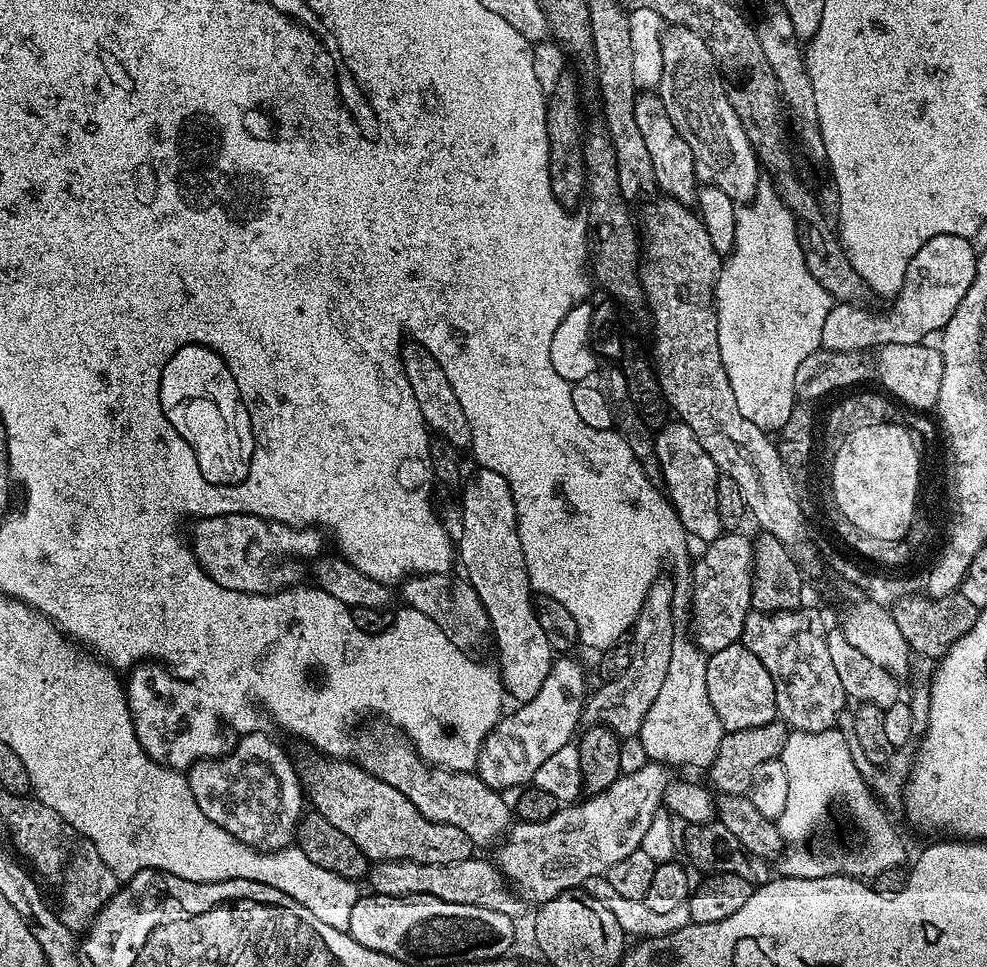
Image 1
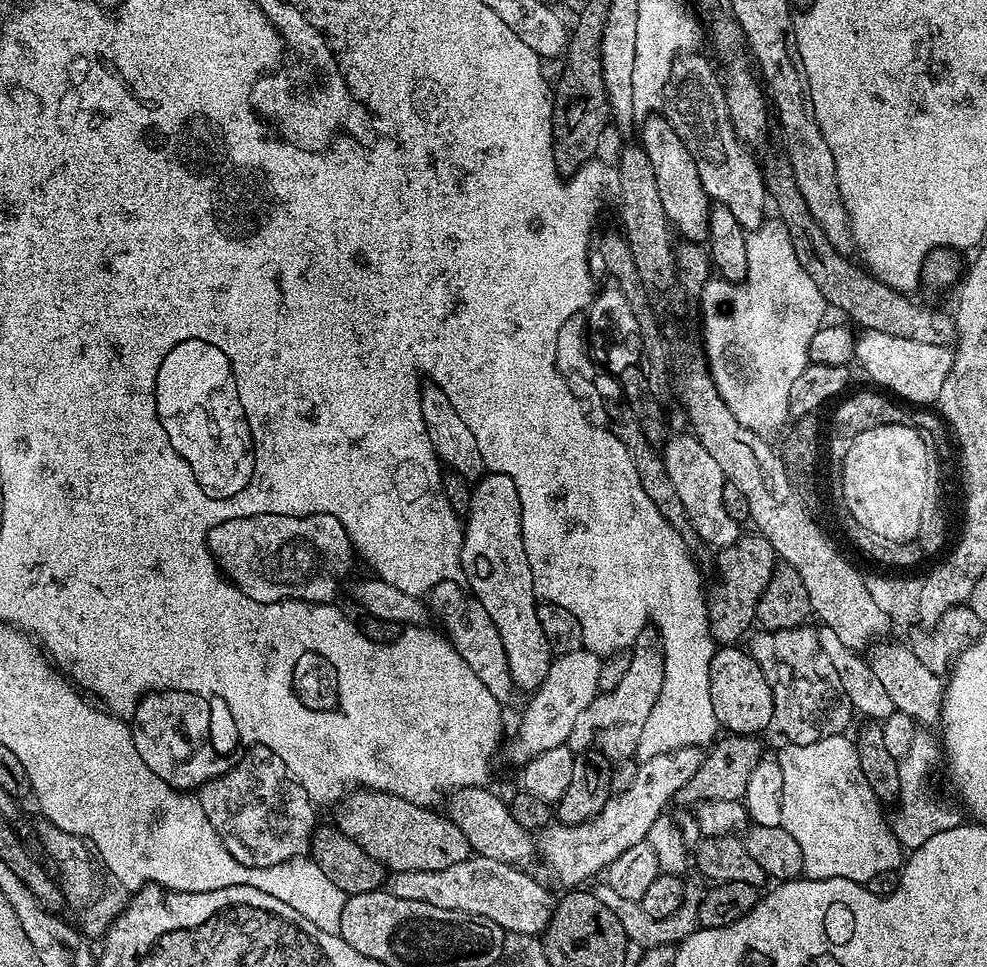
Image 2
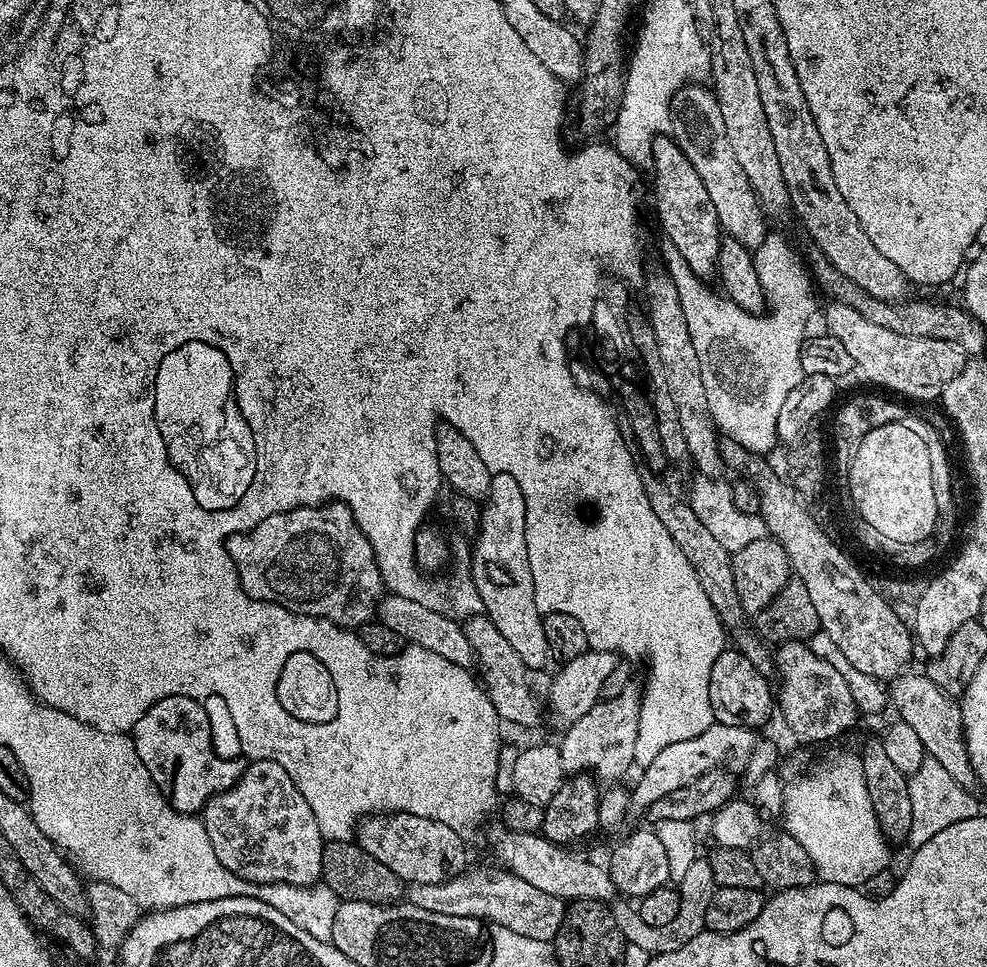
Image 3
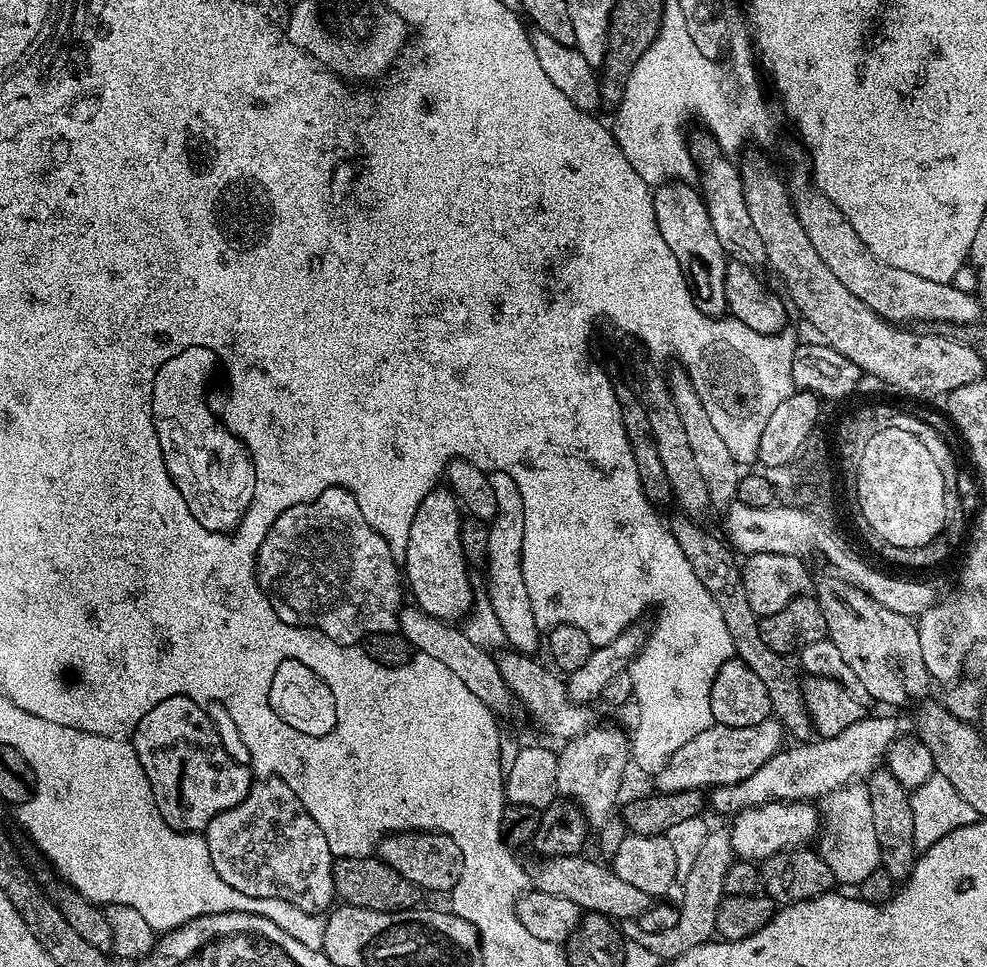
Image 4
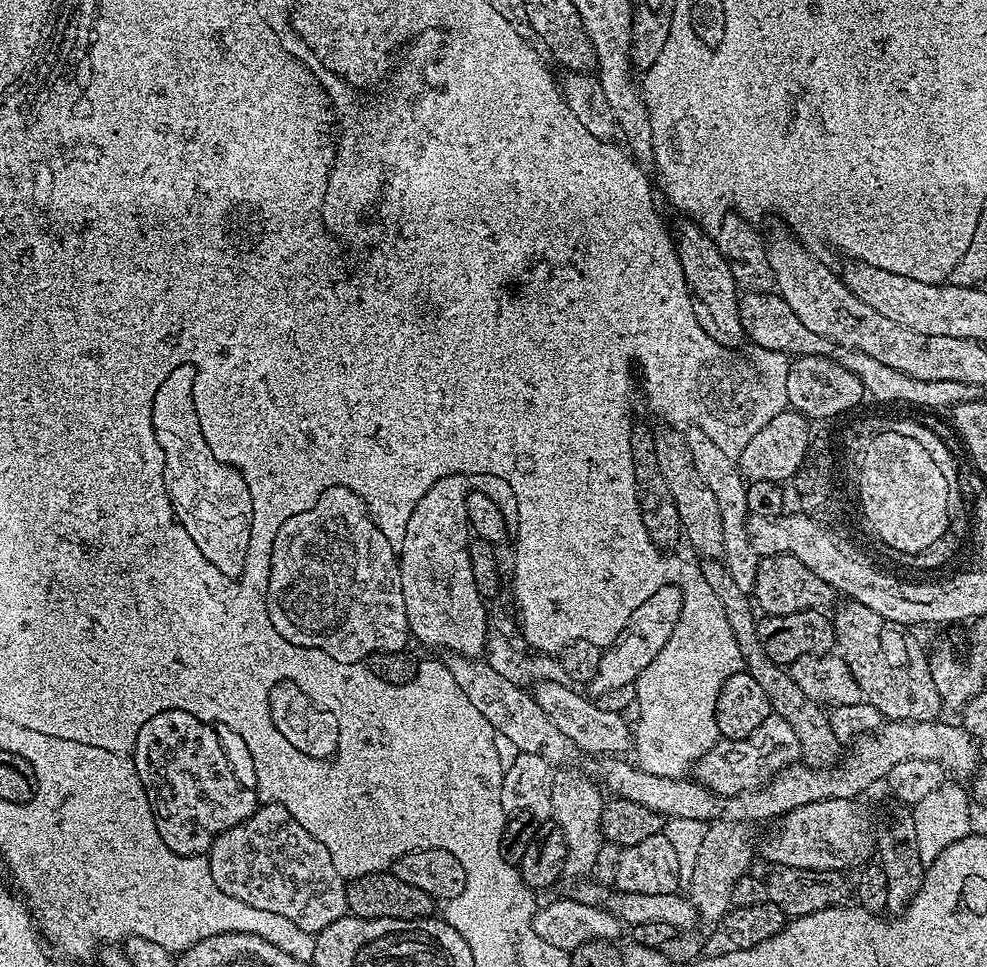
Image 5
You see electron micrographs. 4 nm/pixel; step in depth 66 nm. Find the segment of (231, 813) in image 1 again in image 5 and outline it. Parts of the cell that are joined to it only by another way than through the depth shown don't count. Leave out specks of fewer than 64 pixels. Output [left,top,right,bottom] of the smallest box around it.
[206,802,348,933]

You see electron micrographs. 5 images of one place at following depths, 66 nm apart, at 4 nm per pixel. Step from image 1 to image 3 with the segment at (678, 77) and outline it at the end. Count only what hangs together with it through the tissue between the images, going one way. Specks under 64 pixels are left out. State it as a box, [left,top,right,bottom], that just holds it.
[670,93,766,250]

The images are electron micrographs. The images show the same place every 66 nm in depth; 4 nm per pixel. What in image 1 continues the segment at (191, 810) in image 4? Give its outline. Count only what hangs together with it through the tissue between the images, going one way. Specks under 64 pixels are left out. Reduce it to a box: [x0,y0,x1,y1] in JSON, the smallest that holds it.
[126,662,223,770]

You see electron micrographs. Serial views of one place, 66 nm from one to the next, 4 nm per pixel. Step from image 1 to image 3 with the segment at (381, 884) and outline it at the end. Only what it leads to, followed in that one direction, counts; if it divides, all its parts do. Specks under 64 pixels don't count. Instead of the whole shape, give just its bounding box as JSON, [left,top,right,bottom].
[406,867,565,942]

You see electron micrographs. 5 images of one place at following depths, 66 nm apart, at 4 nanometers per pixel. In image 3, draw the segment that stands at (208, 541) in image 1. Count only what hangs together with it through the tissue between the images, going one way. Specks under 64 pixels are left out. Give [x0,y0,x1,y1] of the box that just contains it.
[226,502,386,630]

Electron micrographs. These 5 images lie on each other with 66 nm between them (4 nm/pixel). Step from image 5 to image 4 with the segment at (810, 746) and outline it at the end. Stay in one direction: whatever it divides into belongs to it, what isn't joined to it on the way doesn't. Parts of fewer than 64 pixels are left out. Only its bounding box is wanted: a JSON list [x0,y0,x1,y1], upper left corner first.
[670,514,814,742]

